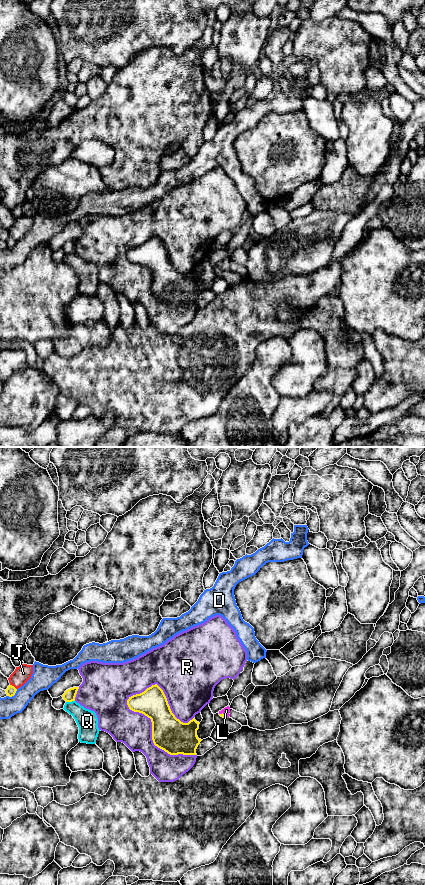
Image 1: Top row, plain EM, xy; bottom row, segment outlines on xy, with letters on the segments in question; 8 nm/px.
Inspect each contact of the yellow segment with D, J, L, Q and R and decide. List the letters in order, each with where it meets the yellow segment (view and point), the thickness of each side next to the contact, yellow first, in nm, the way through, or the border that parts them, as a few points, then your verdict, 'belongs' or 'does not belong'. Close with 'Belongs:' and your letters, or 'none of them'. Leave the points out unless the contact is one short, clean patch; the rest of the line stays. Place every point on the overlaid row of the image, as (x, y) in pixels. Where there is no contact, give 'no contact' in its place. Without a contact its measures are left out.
D: contact xy (13, 695); calibres 80 and 160 nm; does not belong
J: contact xy (13, 686); calibres 80 and 140 nm; does not belong
L: contact xy (222, 713); calibres 30 and 60 nm; way xy (222, 715), (222, 713), (226, 710); belongs
Q: contact xy (70, 701); calibres 90 and 170 nm; does not belong
R: contact xy (152, 737); calibres 280 and 280 nm; does not belong
Belongs: L

